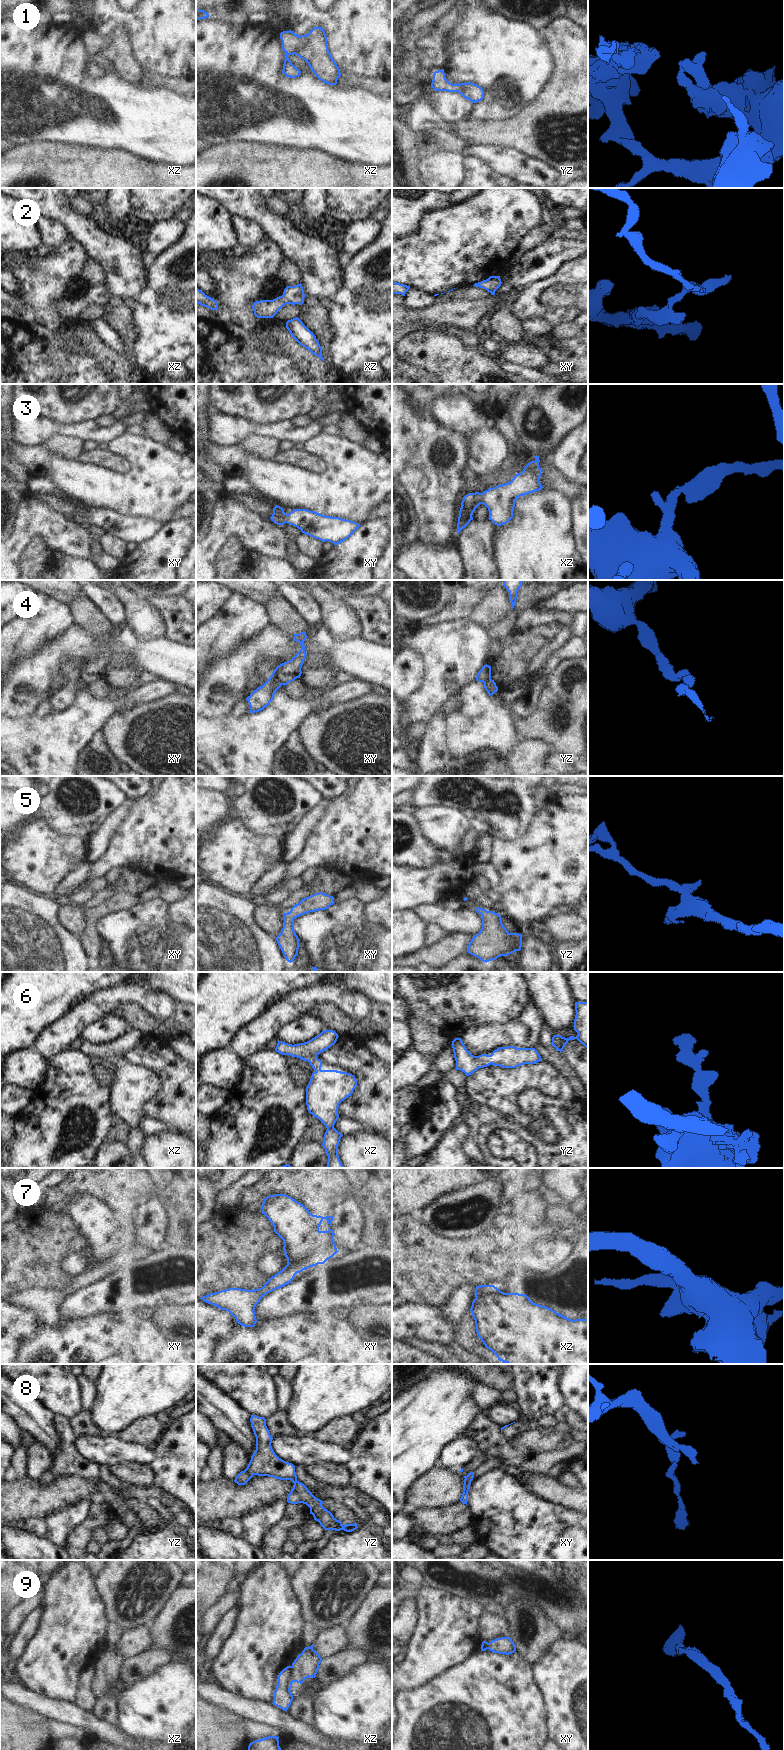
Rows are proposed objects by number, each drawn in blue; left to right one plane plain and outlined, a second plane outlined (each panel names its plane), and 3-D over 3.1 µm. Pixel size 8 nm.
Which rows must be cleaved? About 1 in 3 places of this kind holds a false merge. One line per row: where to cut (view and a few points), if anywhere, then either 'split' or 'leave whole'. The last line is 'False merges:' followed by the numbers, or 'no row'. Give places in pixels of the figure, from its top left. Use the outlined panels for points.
1: no cut; leave whole
2: no cut; leave whole
3: no cut; leave whole
4: cut in xy along (271, 675), (281, 684); split
5: no cut; leave whole
6: no cut; leave whole
7: cut in xz along (492, 1285), (485, 1293), (476, 1297); split
8: no cut; leave whole
9: cut in xz along (291, 1666), (293, 1681); split
False merges: 4, 7, 9

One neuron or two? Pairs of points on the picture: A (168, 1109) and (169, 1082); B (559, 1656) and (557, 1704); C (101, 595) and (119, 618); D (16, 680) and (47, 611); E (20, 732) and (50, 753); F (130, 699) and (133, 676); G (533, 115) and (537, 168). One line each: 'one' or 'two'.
A: one
B: one
C: one
D: two
E: one
F: two
G: two

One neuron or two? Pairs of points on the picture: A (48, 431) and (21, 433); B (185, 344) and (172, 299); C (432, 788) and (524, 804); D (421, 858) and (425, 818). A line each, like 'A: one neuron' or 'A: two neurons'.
A: one neuron
B: two neurons
C: one neuron
D: two neurons

